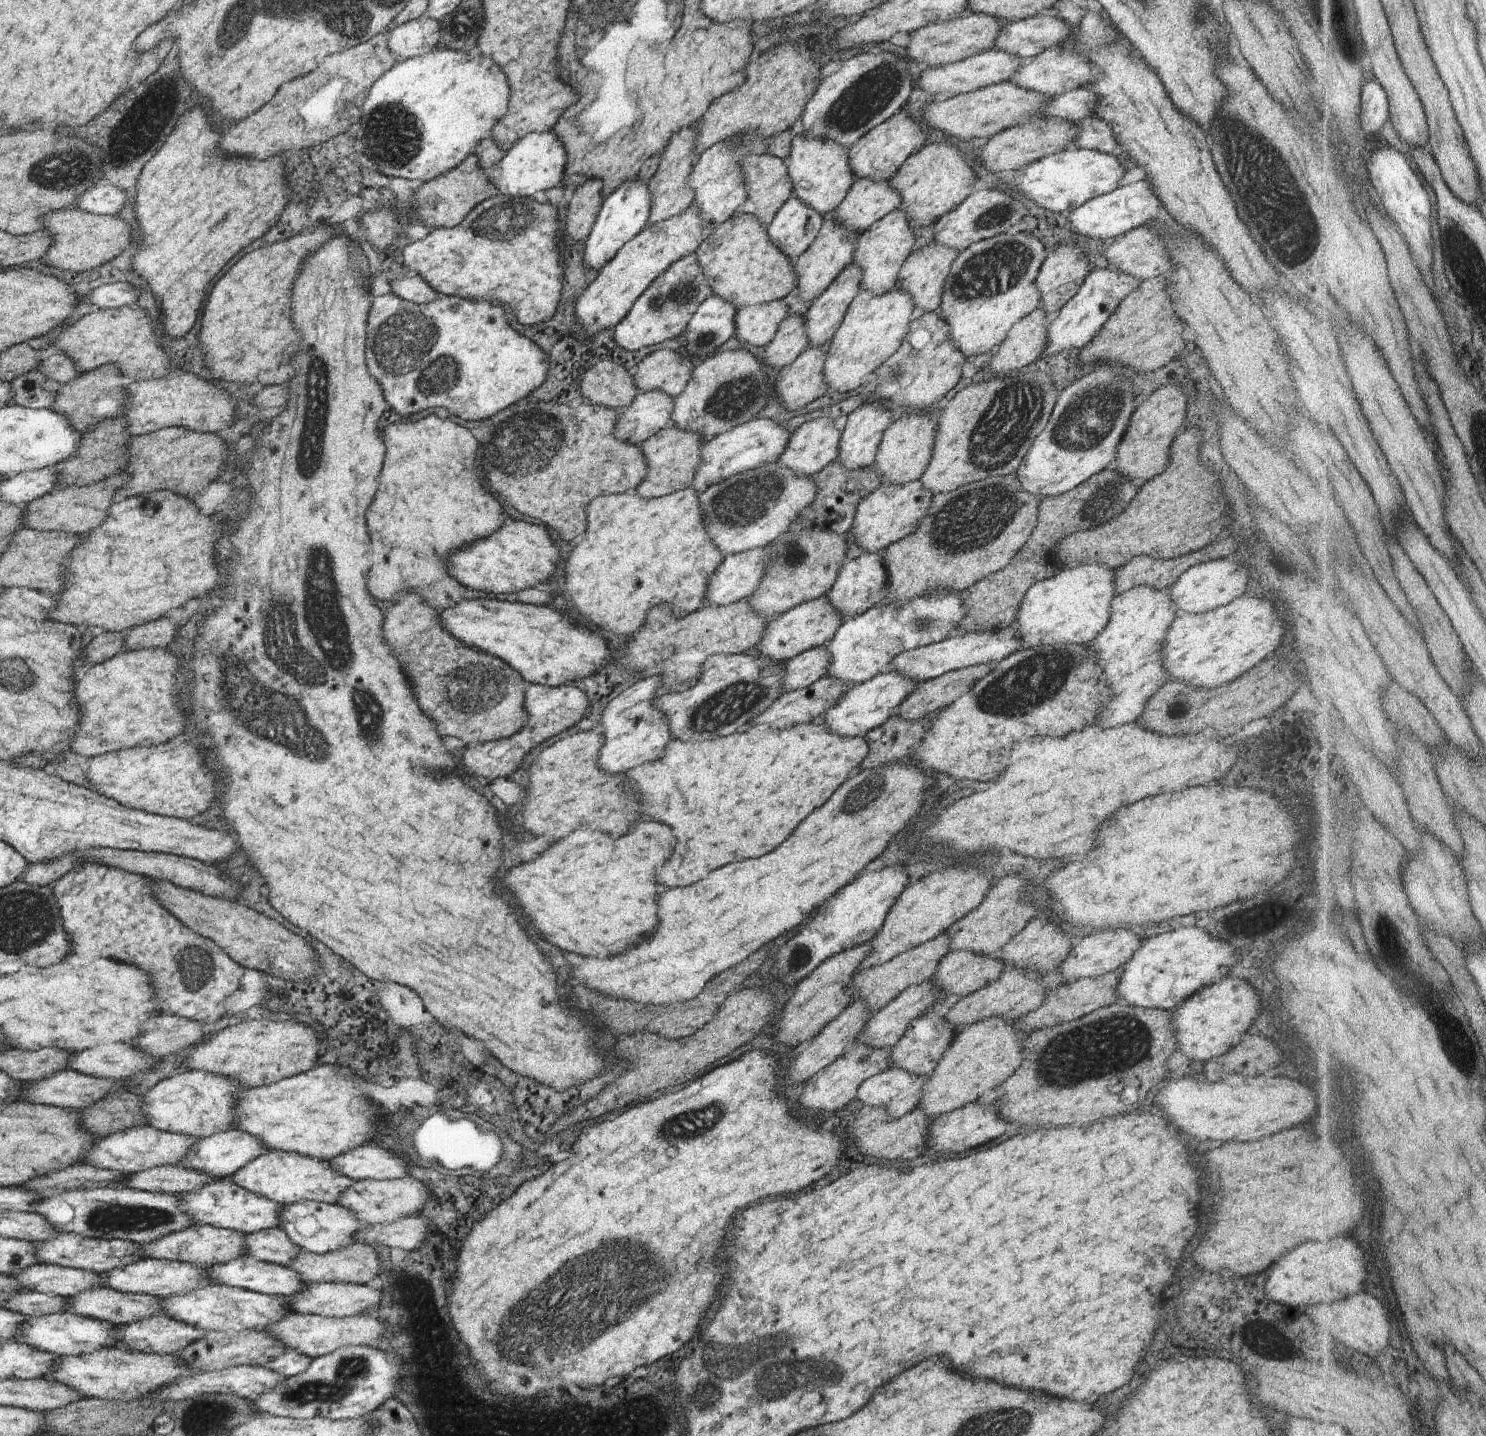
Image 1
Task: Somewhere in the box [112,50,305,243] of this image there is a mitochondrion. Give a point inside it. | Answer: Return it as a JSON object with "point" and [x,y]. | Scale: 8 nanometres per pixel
{"point":[132,143]}

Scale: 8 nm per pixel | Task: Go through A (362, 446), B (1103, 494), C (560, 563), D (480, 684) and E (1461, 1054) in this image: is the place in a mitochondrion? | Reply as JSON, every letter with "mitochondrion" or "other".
{"A":"other","B":"mitochondrion","C":"other","D":"mitochondrion","E":"mitochondrion"}

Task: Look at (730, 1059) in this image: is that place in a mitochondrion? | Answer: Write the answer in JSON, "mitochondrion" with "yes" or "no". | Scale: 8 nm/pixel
{"mitochondrion":"no"}

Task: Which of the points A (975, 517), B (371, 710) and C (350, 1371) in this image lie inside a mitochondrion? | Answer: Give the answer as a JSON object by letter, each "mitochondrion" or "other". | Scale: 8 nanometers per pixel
{"A":"mitochondrion","B":"mitochondrion","C":"mitochondrion"}

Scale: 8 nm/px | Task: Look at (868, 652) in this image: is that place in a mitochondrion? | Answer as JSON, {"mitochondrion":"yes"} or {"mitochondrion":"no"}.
{"mitochondrion":"no"}

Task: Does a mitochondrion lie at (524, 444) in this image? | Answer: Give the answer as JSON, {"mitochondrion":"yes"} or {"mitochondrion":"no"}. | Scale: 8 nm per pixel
{"mitochondrion":"yes"}

